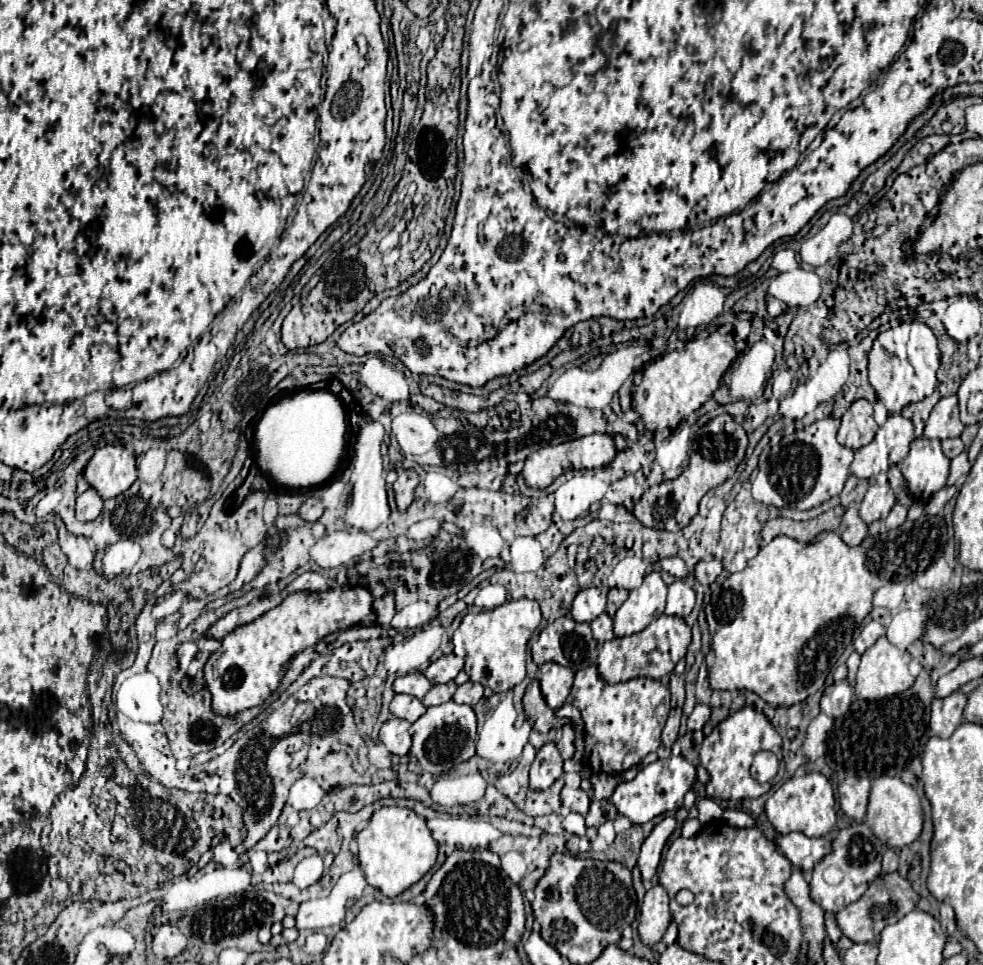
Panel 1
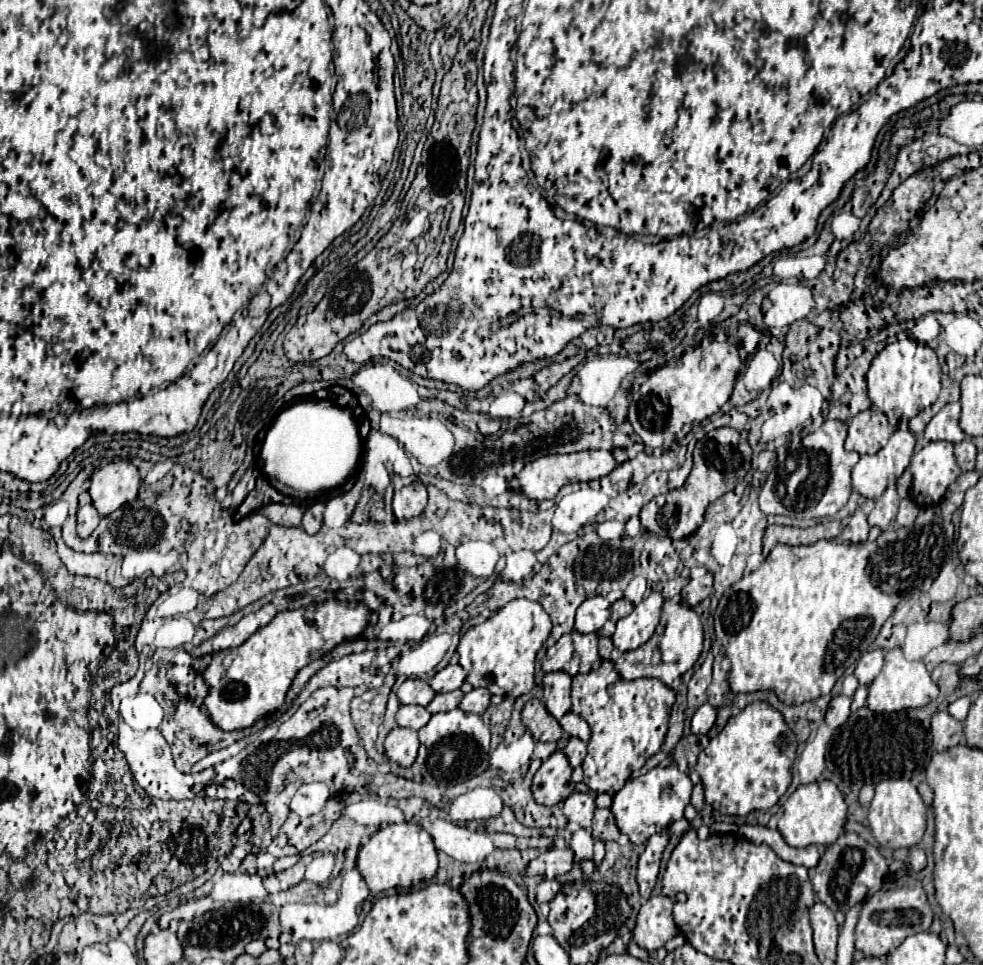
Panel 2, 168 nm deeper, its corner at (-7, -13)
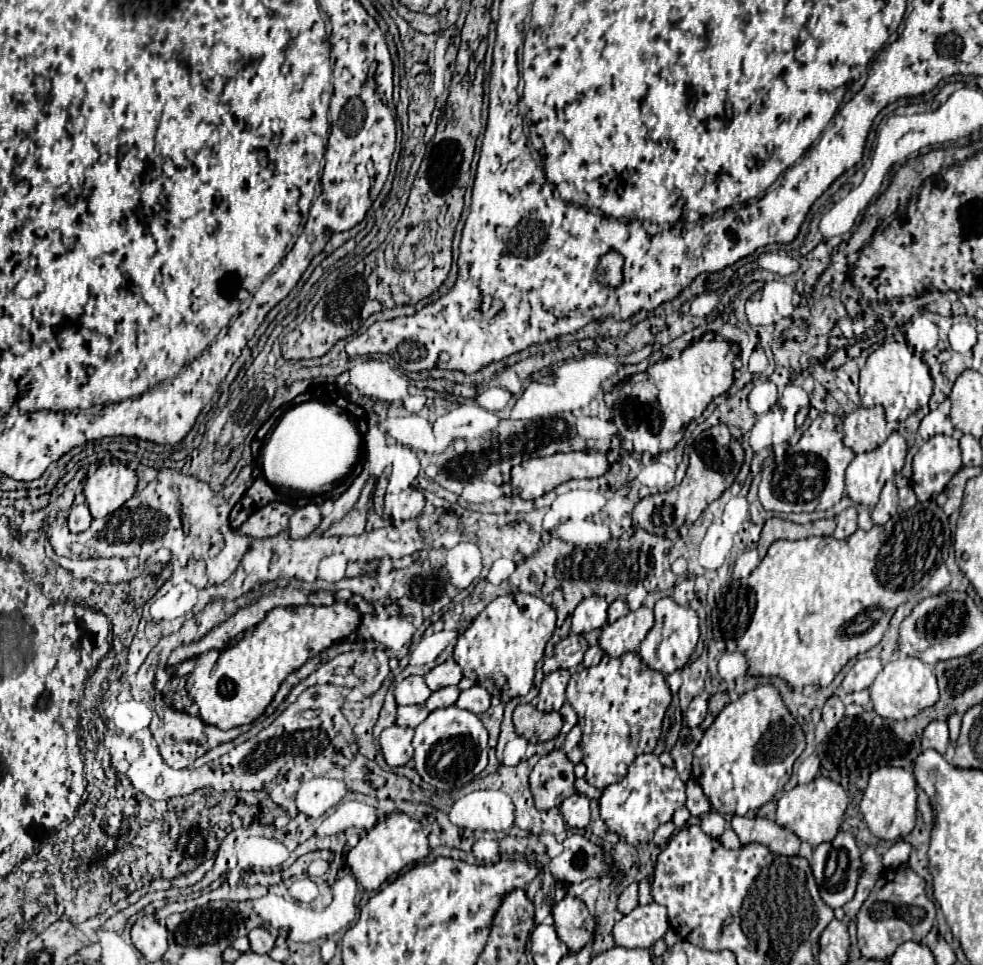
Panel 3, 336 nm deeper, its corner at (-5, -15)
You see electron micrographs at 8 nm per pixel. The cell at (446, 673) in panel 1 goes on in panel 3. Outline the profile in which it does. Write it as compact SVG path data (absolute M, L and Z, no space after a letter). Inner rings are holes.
M454 659L444 661L442 665L434 667L428 675L426 675L426 685L430 687L430 691L438 691L442 687L448 685L458 685L462 679L462 669Z

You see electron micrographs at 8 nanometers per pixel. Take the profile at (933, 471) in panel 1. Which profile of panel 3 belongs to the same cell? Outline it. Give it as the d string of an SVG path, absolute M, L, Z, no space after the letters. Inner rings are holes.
M936 435L918 449L914 455L914 475L912 475L912 489L918 501L936 499L946 483L960 471L962 459L958 449L958 439Z

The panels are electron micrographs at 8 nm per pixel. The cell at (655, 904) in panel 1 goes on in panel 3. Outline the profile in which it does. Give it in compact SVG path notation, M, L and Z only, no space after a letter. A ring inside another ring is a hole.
M658 903L638 905L630 915L622 917L614 925L614 941L616 945L628 949L650 949L658 939L668 931L666 907Z

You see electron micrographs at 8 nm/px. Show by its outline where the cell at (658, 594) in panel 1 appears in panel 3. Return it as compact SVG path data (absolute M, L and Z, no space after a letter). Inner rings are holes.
M642 605L640 609L620 617L616 623L604 625L598 643L610 657L620 657L624 653L636 651L642 639L652 629L652 625L654 625L654 611Z

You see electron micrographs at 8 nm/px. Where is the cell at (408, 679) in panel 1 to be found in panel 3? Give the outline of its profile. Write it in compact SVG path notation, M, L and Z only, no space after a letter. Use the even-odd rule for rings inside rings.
M406 677L394 687L394 697L398 705L424 705L432 691L426 687L424 677Z

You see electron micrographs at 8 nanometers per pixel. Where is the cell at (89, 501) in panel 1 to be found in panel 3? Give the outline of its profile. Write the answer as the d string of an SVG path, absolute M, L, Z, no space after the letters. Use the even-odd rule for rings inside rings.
M82 503L82 505L76 505L70 509L70 517L68 517L68 527L72 533L82 533L90 527L90 521L92 521L92 515L88 511L88 505Z

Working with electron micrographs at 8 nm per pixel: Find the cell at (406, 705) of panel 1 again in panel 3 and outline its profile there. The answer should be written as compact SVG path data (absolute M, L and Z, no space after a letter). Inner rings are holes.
M406 705L406 707L398 707L396 725L416 729L416 727L428 717L428 713L430 713L430 711L426 711L424 705Z

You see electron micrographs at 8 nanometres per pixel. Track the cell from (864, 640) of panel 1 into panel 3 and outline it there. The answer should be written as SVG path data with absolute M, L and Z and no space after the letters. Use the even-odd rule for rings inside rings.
M862 659L862 661L856 661L856 665L850 669L846 679L842 681L842 689L846 693L868 689L880 671L882 671L880 659Z

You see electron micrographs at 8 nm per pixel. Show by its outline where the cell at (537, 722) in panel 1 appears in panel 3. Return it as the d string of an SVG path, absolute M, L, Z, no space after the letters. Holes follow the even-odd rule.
M518 705L514 709L514 727L516 733L526 737L530 743L542 743L554 739L562 729L562 717L560 713L544 713L538 711L534 705Z

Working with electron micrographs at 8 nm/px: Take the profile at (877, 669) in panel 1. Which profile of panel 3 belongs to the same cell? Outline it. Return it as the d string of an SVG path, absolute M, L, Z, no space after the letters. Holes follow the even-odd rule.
M898 657L884 665L884 669L878 673L870 687L870 701L874 705L874 711L880 717L888 719L910 719L924 707L930 707L938 701L938 683L932 673L932 669L922 663L916 657Z

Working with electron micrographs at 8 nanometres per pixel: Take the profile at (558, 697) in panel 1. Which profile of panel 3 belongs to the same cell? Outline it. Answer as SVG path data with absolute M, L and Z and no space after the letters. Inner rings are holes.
M558 669L544 677L540 695L538 695L538 709L542 711L560 711L560 707L566 701L566 685L568 685L570 673L566 669Z

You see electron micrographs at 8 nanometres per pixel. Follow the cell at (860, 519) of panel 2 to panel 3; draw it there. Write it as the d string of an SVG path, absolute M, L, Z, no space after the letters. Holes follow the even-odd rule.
M848 507L846 511L842 511L838 517L836 517L836 531L834 531L834 537L836 539L848 539L856 529L858 529L858 511L856 507Z

